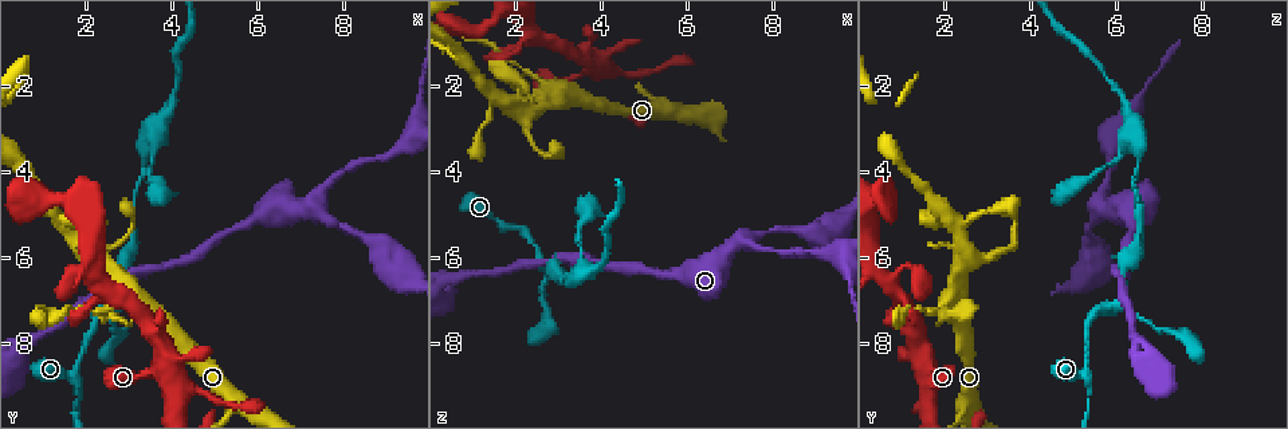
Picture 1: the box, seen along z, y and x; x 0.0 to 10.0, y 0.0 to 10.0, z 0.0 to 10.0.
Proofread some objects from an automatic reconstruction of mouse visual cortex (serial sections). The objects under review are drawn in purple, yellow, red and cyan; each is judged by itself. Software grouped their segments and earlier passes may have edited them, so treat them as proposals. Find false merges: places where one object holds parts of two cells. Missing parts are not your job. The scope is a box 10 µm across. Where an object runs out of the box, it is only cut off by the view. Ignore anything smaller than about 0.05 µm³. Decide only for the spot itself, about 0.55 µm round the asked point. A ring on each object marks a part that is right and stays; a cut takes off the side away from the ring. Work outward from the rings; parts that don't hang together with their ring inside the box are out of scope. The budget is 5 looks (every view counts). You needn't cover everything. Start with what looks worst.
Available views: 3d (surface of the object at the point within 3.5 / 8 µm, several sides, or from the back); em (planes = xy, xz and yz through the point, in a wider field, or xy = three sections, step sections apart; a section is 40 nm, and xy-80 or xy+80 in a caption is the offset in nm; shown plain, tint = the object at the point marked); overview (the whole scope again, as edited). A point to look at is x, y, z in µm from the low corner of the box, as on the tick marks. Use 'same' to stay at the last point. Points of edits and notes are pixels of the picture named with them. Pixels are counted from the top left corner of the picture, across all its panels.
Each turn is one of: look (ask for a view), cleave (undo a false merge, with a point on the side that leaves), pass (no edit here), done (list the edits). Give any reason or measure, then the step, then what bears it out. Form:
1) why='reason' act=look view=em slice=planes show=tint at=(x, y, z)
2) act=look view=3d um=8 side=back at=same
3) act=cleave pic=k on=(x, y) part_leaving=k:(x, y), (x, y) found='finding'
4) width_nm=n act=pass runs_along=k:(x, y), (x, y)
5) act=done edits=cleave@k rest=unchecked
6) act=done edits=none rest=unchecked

act=look view=3d um=3.5 at=(7.85, 4.15, 5.80)

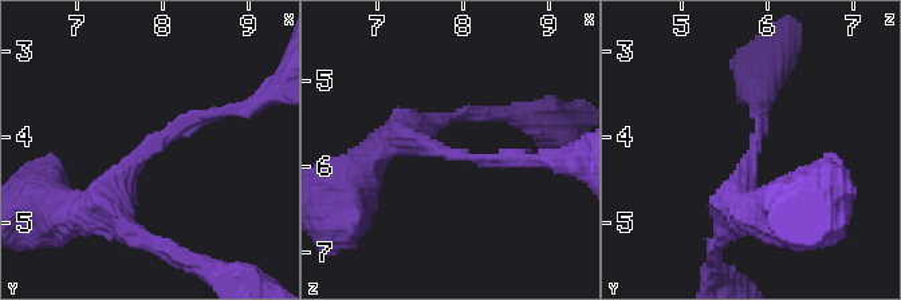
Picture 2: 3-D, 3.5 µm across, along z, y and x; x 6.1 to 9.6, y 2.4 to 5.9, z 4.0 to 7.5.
arm_widths_nm=150,350 why='shape alone is not enough' act=look view=em slice=xy step=5 show=plain at=(7.85, 4.15, 5.85)

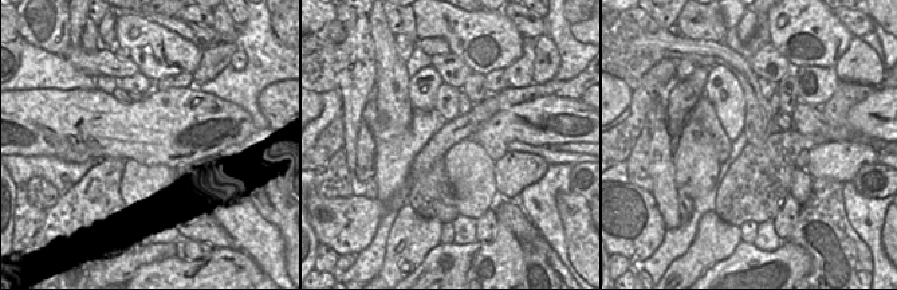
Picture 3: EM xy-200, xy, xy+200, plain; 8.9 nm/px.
why='where the object lies' act=look view=em slice=xy step=5 show=tint at=same

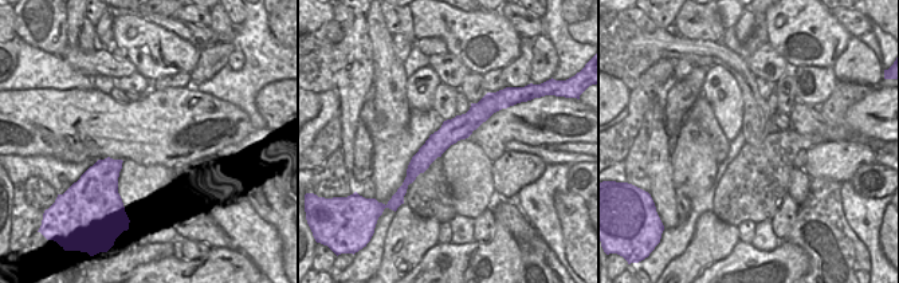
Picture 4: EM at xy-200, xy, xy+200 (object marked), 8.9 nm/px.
act=pass runs_along=4:(495, 106), (447, 134), (408, 180) found='continuous, no second cell'

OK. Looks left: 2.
why='arms part here' act=look view=3d um=3.5 at=(2.05, 5.90, 2.50)

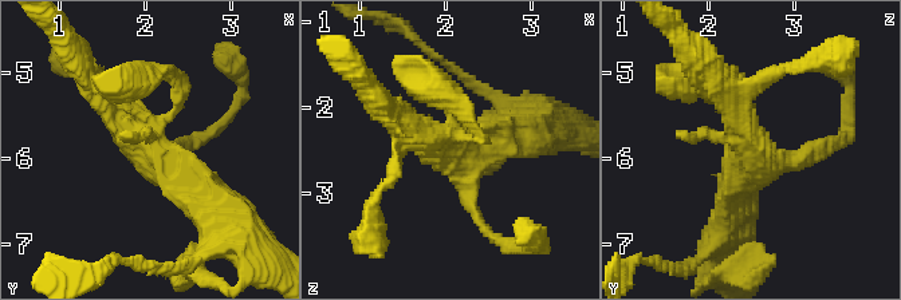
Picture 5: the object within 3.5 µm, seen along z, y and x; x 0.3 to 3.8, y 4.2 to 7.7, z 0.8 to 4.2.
why='need the tissue' act=look view=em slice=xy step=3 show=tint at=(2.05, 5.95, 2.50)

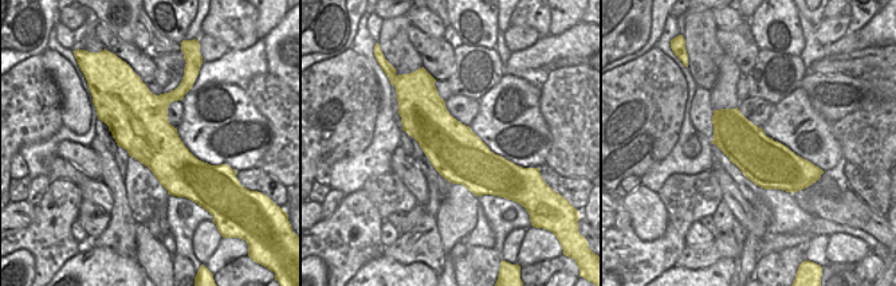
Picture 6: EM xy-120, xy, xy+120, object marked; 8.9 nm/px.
act=pass runs_along=5:(219, 205), (169, 173), (95, 86) found='all the same cell'

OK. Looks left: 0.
act=done edits=none rest=unchecked

